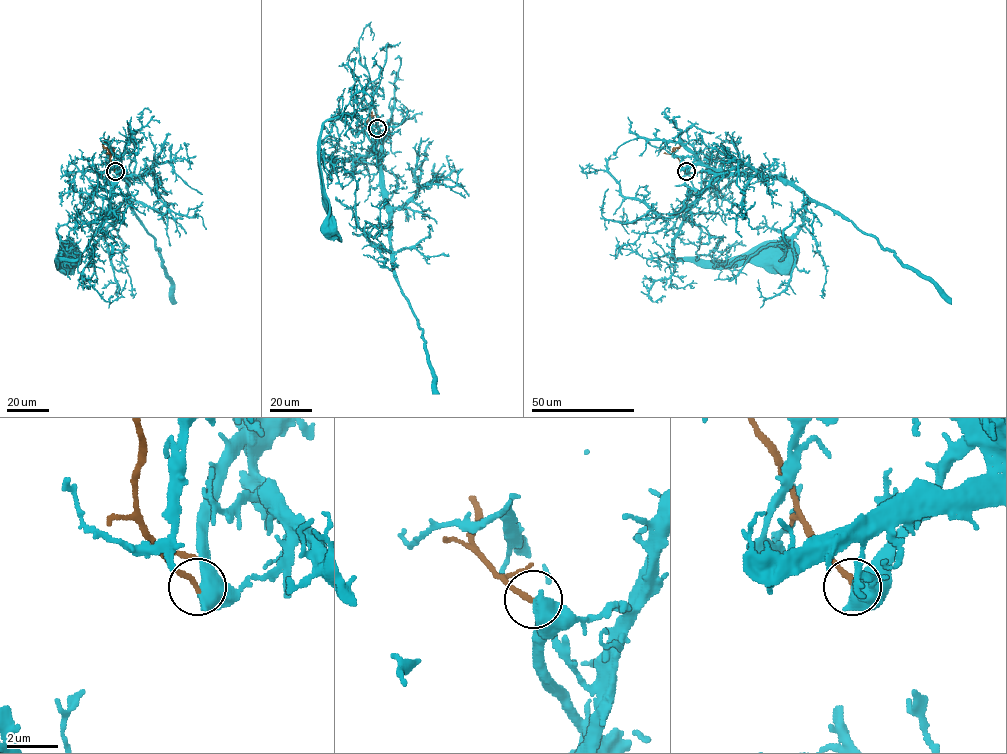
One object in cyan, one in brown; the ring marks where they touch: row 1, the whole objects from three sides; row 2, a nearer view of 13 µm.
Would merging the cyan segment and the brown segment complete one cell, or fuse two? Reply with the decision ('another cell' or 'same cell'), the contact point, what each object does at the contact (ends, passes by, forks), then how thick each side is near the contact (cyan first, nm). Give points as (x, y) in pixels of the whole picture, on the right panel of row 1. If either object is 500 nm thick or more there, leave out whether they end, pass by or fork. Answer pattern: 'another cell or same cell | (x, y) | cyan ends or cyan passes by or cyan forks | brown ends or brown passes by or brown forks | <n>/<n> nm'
same cell | (686, 171) | 750/220 nm

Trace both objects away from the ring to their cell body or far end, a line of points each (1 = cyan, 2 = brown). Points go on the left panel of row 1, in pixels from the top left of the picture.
1: (115, 171), (119, 160), (118, 181), (112, 188), (102, 225), (78, 258), (55, 261), (64, 261)
2: (115, 171), (110, 166), (109, 152), (103, 145), (105, 142)

